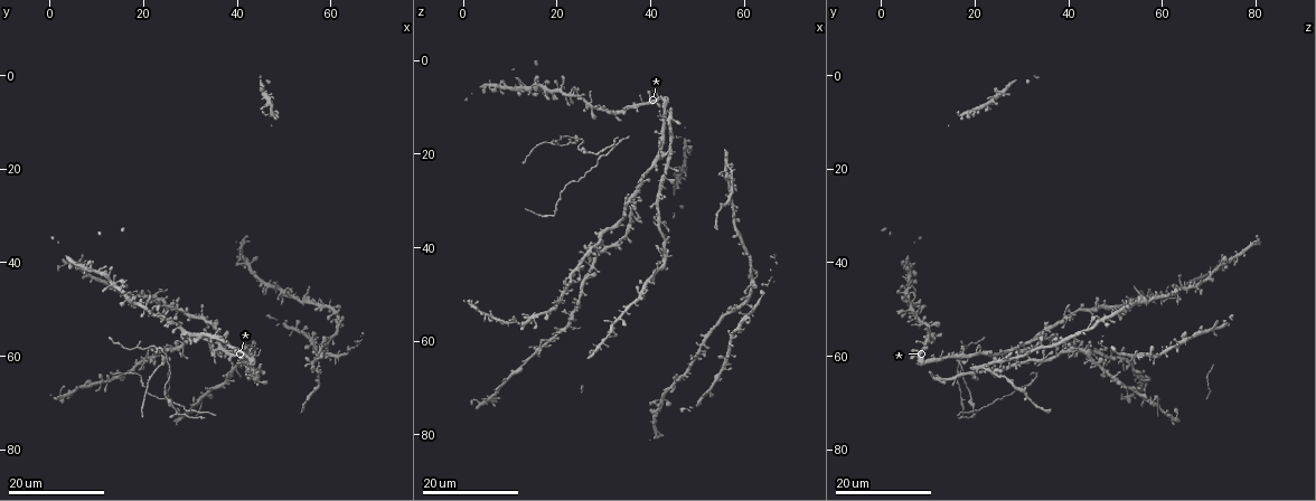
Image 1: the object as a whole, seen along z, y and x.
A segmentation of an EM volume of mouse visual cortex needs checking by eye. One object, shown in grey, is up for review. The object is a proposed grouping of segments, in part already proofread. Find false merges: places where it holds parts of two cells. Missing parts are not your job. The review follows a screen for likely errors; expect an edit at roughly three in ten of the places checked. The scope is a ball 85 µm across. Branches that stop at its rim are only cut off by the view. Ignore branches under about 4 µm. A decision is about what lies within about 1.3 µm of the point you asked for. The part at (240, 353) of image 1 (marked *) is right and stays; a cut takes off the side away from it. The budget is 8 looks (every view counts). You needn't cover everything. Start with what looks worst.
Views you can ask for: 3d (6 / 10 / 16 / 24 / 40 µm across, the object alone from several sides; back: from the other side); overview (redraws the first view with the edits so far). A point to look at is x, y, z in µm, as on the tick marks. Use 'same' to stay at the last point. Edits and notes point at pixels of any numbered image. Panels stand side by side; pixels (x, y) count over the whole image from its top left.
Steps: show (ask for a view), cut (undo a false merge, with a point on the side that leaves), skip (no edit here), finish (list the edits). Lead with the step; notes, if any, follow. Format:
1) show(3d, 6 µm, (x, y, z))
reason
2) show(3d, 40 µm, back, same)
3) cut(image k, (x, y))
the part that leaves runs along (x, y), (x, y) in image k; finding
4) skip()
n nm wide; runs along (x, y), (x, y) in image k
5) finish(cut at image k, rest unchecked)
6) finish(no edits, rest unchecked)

show(3d, 24 µm, (24.5, 60.5, 16.5))
two arms at a narrow angle

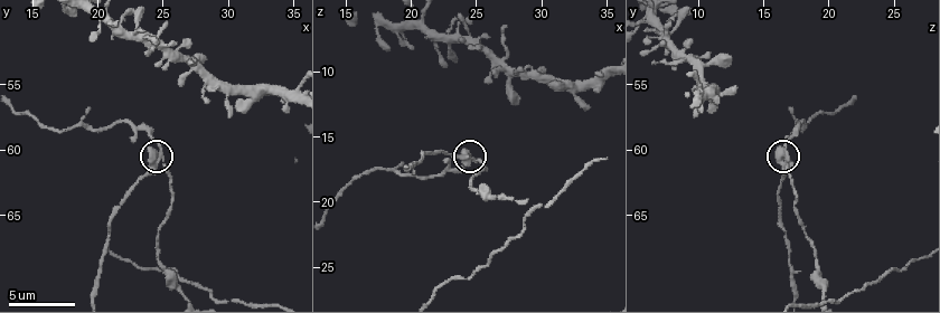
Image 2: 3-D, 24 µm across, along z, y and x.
show(3d, 6 µm, (24.6, 61.0, 16.6))

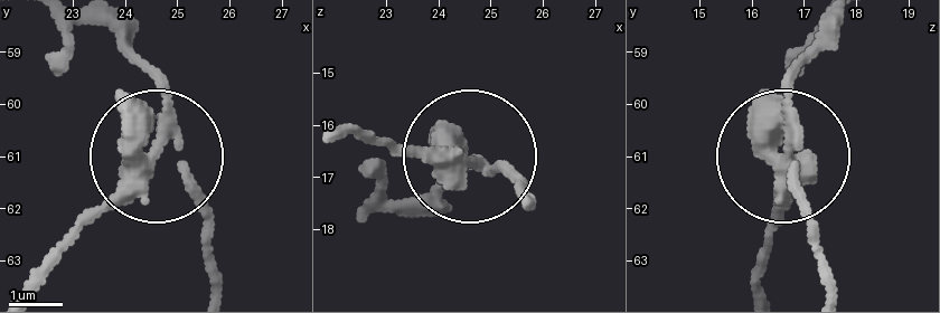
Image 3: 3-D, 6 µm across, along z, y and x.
cut(image 3, (144, 202))
the part that leaves runs along (161, 130), (148, 166), (41, 286) in image 3; two cells meet here

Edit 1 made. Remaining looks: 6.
show(overview)

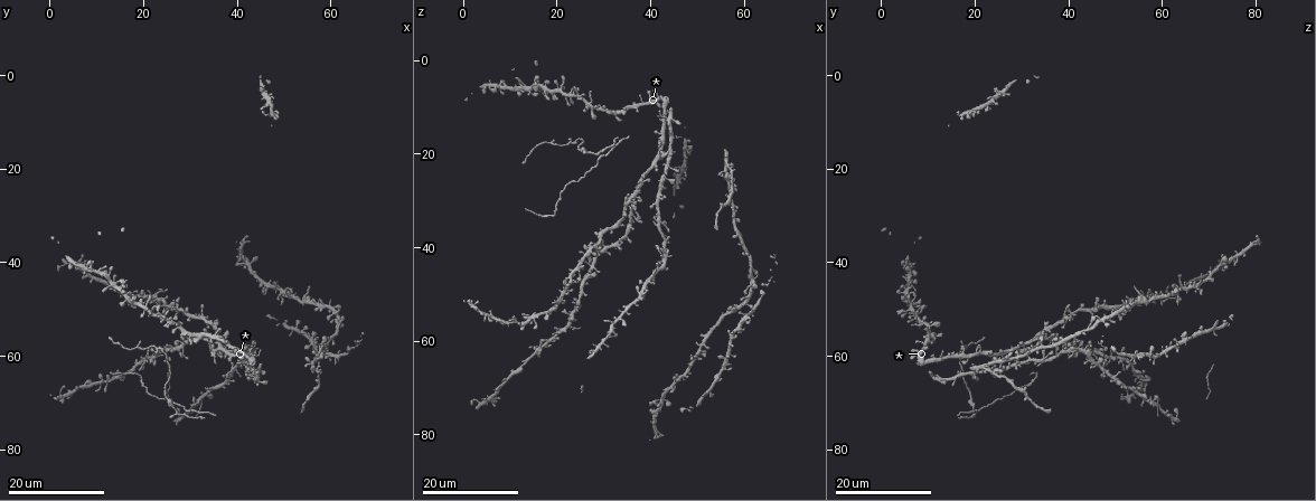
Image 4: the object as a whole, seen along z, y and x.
show(3d, 16 µm, (27.5, 54.0, 10.5))
looks like a crossing

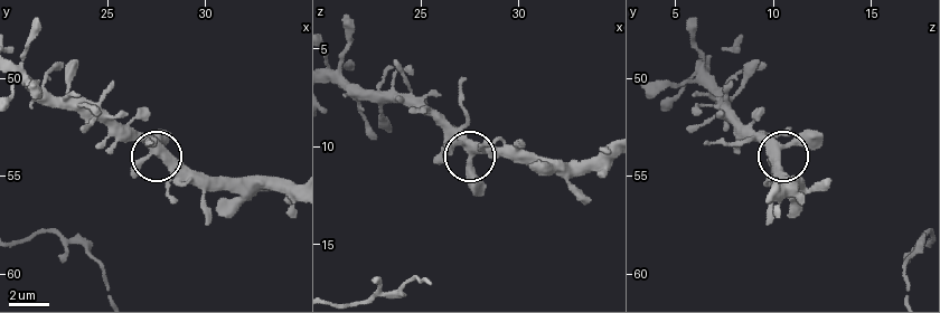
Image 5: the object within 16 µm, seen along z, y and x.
show(3d, 6 µm, (27.7, 53.5, 10.3))

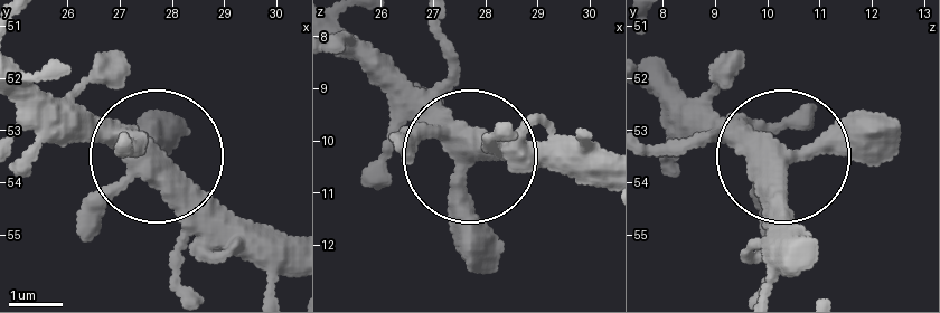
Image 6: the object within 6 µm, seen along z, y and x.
show(3d, 6 µm, back, (27.60, 53.50, 10.30))

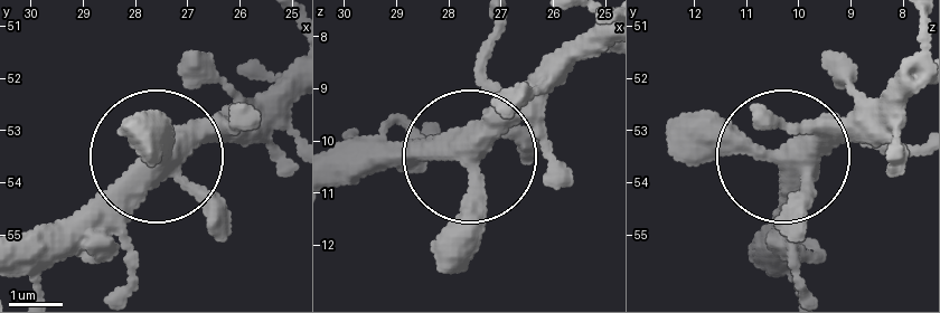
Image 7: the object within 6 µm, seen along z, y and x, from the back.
skip()
side arm 58 µm; runs along (340, 180), (433, 153), (469, 158), (464, 268) in image 7; continuous, no second cell

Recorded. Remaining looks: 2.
show(3d, 16 µm, (32.0, 70.5, 58.5))
arms run side by side

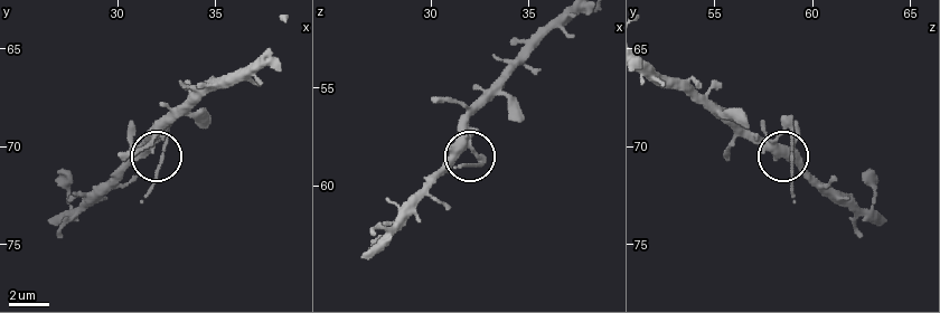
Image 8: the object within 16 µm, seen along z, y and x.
show(3d, 10 µm, (31.6, 70.1, 58.1))

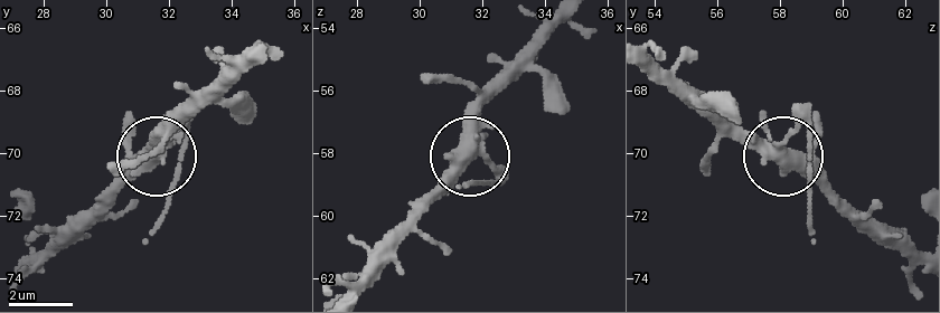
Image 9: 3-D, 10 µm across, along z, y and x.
skip()
380 nm wide; all the same cell

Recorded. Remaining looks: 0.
finish(cut at image 3, rest unchecked)

